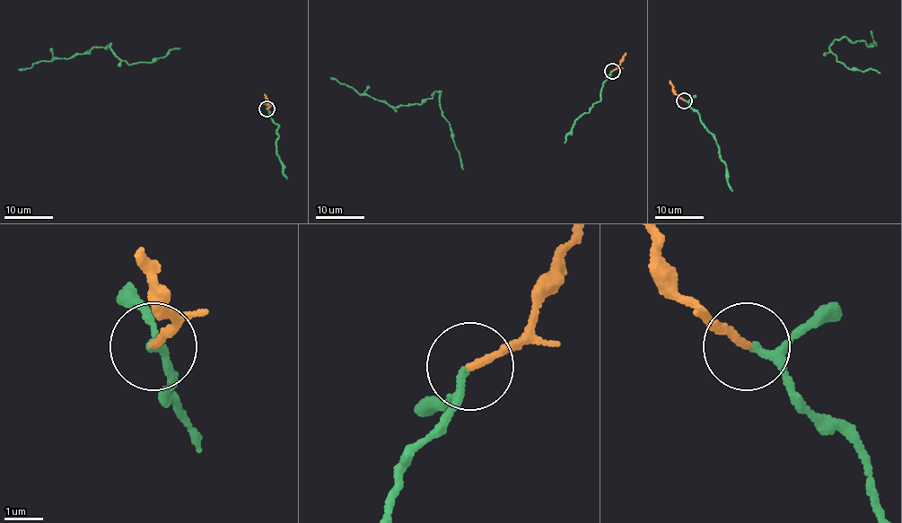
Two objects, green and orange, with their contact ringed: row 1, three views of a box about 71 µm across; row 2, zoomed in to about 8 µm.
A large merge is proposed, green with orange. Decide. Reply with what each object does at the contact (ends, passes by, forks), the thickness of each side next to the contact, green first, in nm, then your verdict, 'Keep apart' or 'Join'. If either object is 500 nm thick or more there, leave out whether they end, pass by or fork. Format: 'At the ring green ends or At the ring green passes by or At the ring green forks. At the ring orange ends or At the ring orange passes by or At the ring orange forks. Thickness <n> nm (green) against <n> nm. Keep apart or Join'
At the ring green passes by. At the ring orange ends. Thickness 160 nm (green) against 200 nm. Join

